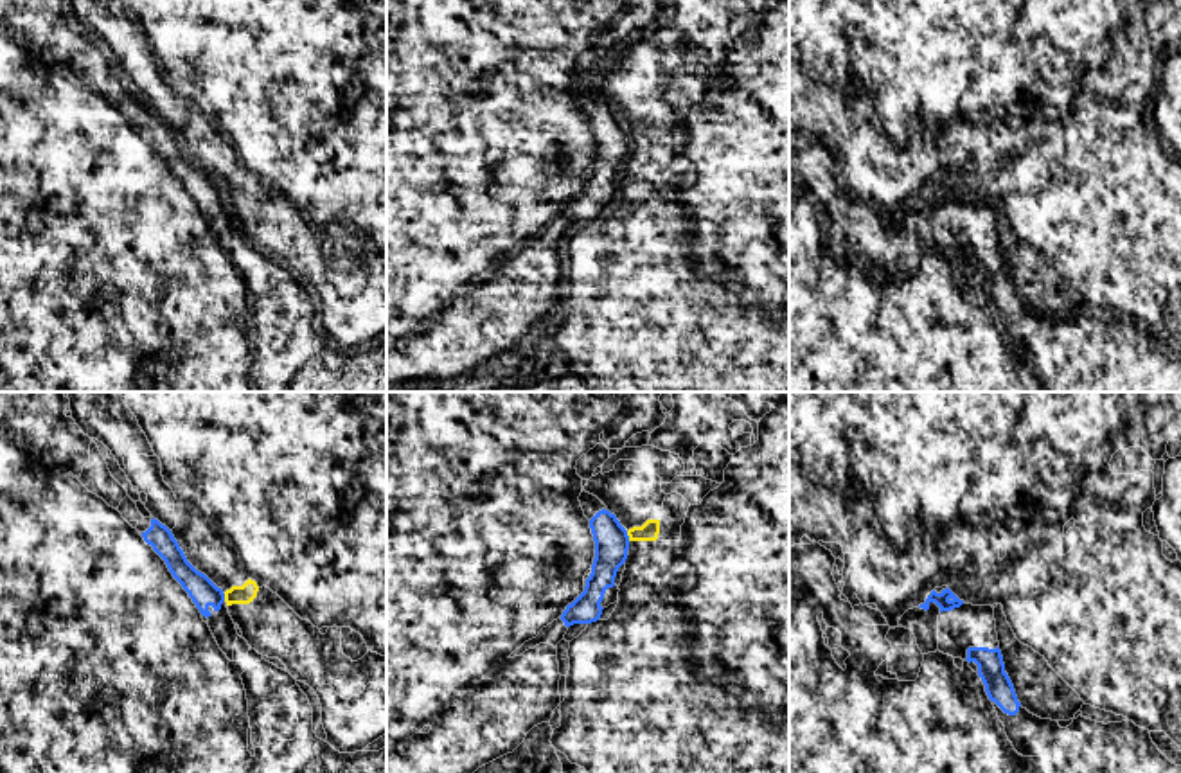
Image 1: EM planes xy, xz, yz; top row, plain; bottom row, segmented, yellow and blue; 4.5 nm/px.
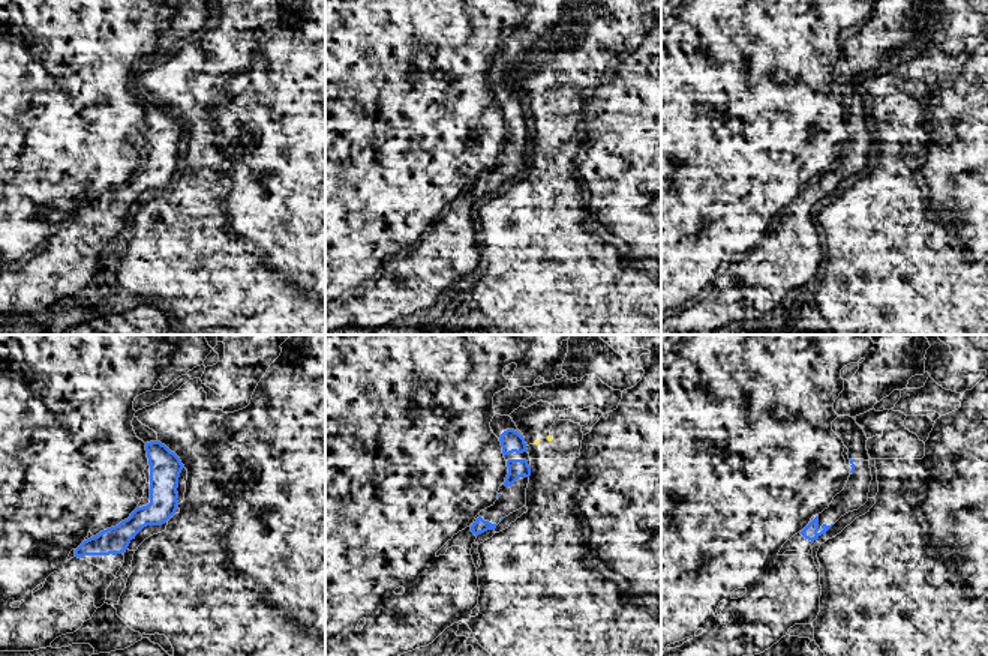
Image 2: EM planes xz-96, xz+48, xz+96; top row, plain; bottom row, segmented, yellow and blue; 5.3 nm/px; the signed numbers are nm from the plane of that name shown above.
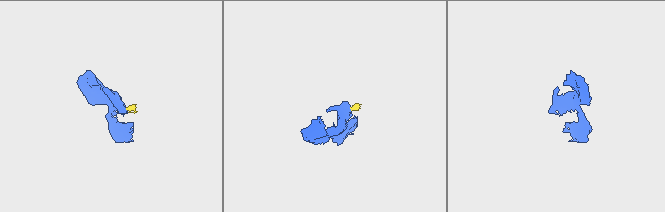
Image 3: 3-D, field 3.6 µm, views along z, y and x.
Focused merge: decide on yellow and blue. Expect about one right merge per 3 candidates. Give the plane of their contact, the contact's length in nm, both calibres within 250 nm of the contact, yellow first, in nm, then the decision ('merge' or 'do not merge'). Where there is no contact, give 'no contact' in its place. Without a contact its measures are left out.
xz | 50 nm | 90/160 nm | do not merge

